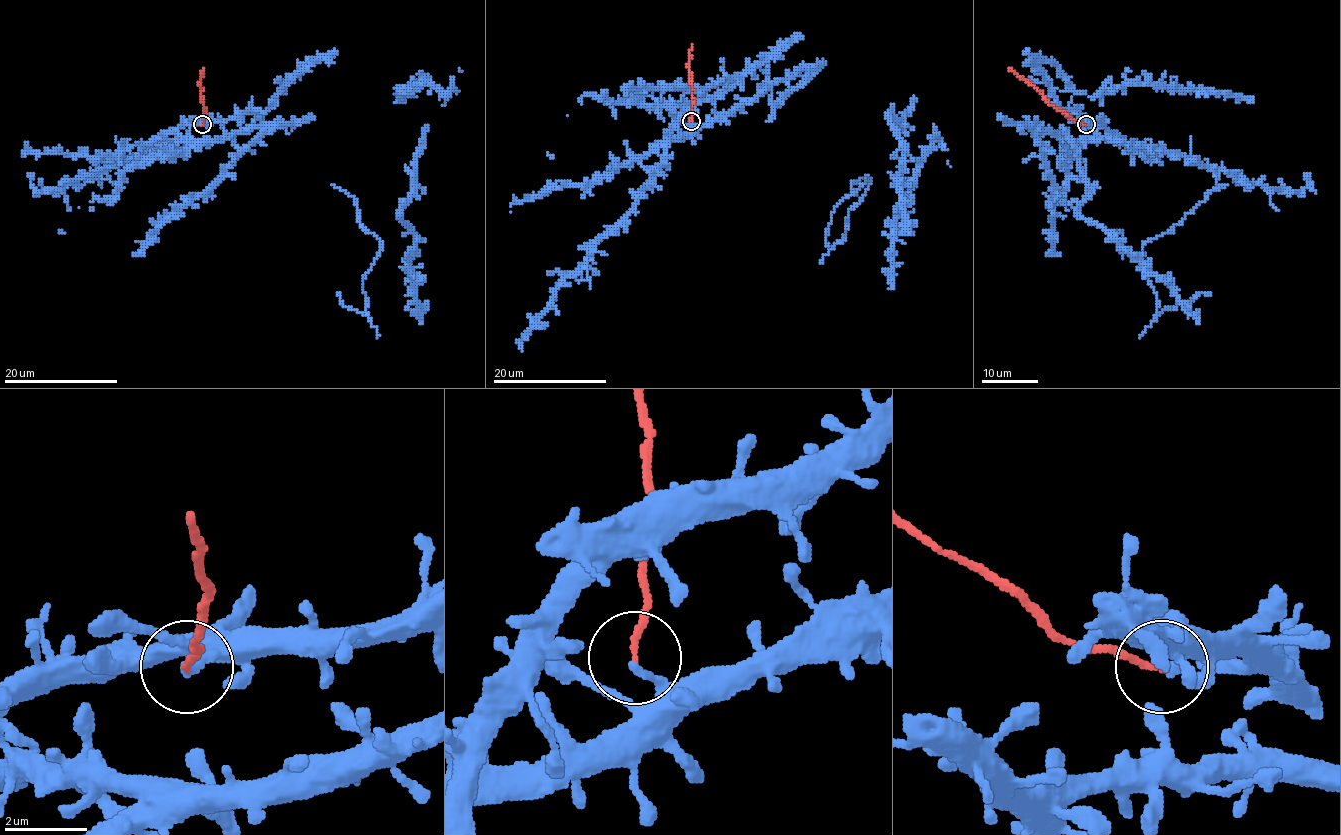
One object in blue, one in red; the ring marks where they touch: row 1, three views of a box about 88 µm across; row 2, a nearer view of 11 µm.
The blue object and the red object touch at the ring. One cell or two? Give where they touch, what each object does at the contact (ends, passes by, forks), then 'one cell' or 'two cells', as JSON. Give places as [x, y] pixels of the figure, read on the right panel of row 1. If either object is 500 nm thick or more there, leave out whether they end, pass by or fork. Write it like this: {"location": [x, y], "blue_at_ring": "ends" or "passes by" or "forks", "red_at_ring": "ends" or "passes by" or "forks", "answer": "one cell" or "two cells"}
{"location": [1086, 124], "blue_at_ring": "ends", "red_at_ring": "ends", "answer": "two cells"}

